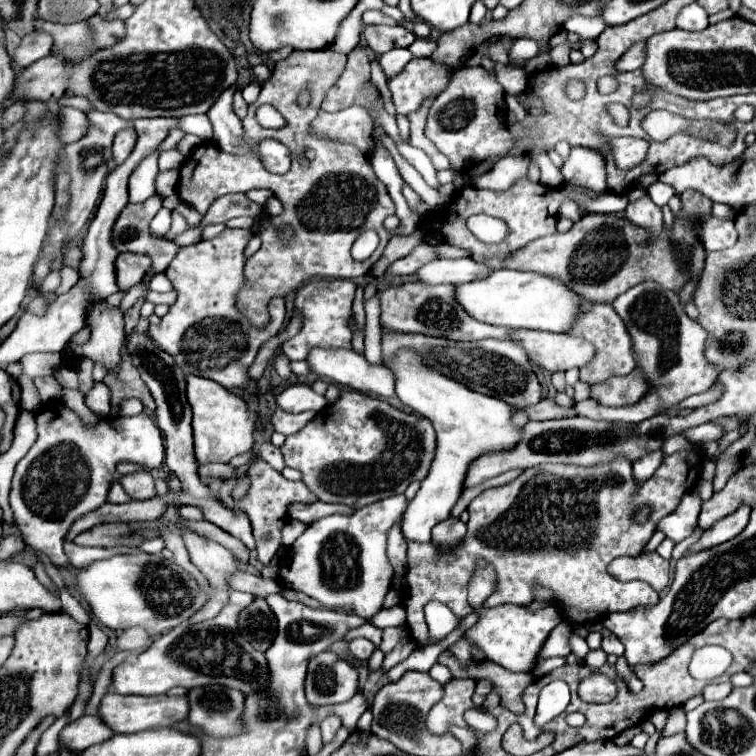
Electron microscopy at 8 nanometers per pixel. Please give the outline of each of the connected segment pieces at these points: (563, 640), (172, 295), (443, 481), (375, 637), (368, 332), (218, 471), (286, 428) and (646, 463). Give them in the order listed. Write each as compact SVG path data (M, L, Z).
M559 623L553 631L551 631L551 635L549 635L549 639L545 641L545 647L541 649L541 655L539 655L539 659L545 659L545 657L555 657L555 655L569 655L571 653L571 649L569 649L569 643L567 643L567 639L569 639L569 633L571 633L571 627L567 625L567 623Z
M175 289L169 291L169 293L155 293L155 291L149 291L145 299L151 301L153 305L157 305L157 303L167 303L167 305L171 305L171 303L177 299L177 291L175 291Z
M401 349L397 351L391 359L385 361L385 367L395 375L395 393L397 397L401 399L403 405L409 405L417 415L421 417L427 417L433 427L435 427L435 433L437 433L437 451L435 451L435 459L431 463L431 469L429 469L429 475L423 479L417 495L409 501L407 505L407 511L403 515L403 521L401 521L401 533L407 541L415 541L415 543L429 543L431 539L431 529L445 521L449 517L449 511L451 507L455 505L455 501L459 499L461 495L461 487L463 487L463 477L465 477L465 471L469 467L469 463L479 457L481 453L487 453L487 451L501 451L501 449L509 449L513 447L519 439L521 439L521 427L513 427L511 425L511 409L505 401L501 399L495 399L495 397L487 397L487 395L481 395L477 391L471 391L467 389L465 385L457 383L455 379L439 373L437 369L429 367L421 355L417 355L415 349Z
M365 623L365 625L357 627L357 629L347 631L343 639L345 639L345 641L351 641L351 639L355 639L355 637L365 637L365 639L369 639L371 643L375 643L375 645L379 647L379 643L381 643L381 635L383 635L383 631L381 631L381 629L373 627L371 623Z
M373 295L365 303L365 313L367 313L367 323L365 323L365 359L371 365L381 365L381 325L377 323L379 307L377 307L377 295Z
M205 463L197 467L197 473L201 477L231 477L233 475L233 467L231 465L221 465L221 463Z
M277 409L273 413L273 427L275 431L283 433L283 435L293 435L297 429L305 427L305 423L309 423L316 415L314 411L305 411L299 414L285 413L281 409Z
M661 450L650 452L632 464L633 479L637 479L637 483L643 483L645 479L649 479L649 475L655 473L655 469L661 463L663 452Z

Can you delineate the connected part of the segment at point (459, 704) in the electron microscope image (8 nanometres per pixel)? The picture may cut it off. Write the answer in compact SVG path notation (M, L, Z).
M451 679L445 685L445 697L429 711L427 727L435 727L439 733L445 733L449 723L465 727L463 711L471 707L471 695L473 679Z

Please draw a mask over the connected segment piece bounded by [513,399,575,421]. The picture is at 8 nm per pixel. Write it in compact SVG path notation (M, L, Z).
M543 399L535 405L527 405L527 407L513 407L513 411L523 411L531 421L545 421L545 419L561 419L561 417L573 417L575 411L573 409L563 409L559 405L555 405L549 399Z

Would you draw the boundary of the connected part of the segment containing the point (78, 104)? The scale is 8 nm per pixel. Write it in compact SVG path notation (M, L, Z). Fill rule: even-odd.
M65 97L65 99L59 99L57 103L59 103L59 105L71 105L71 107L81 109L81 111L91 109L91 103L87 103L85 97Z

